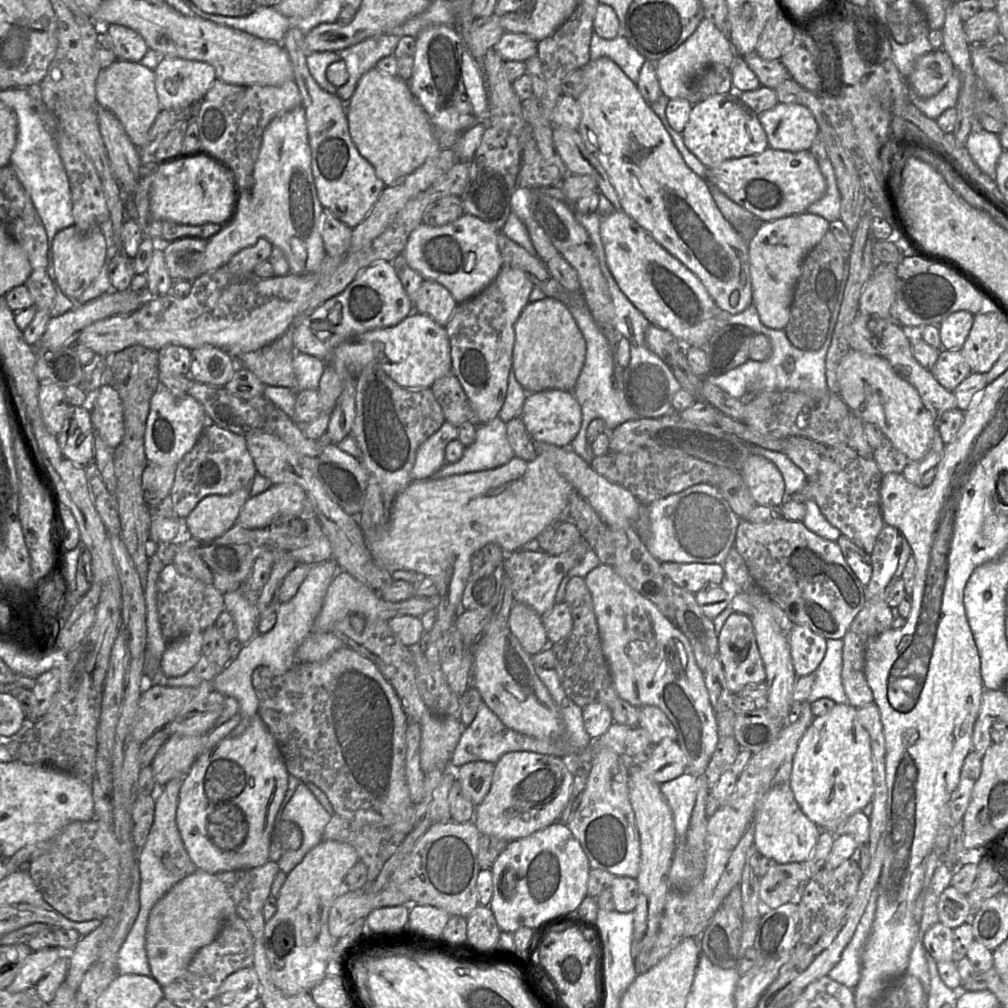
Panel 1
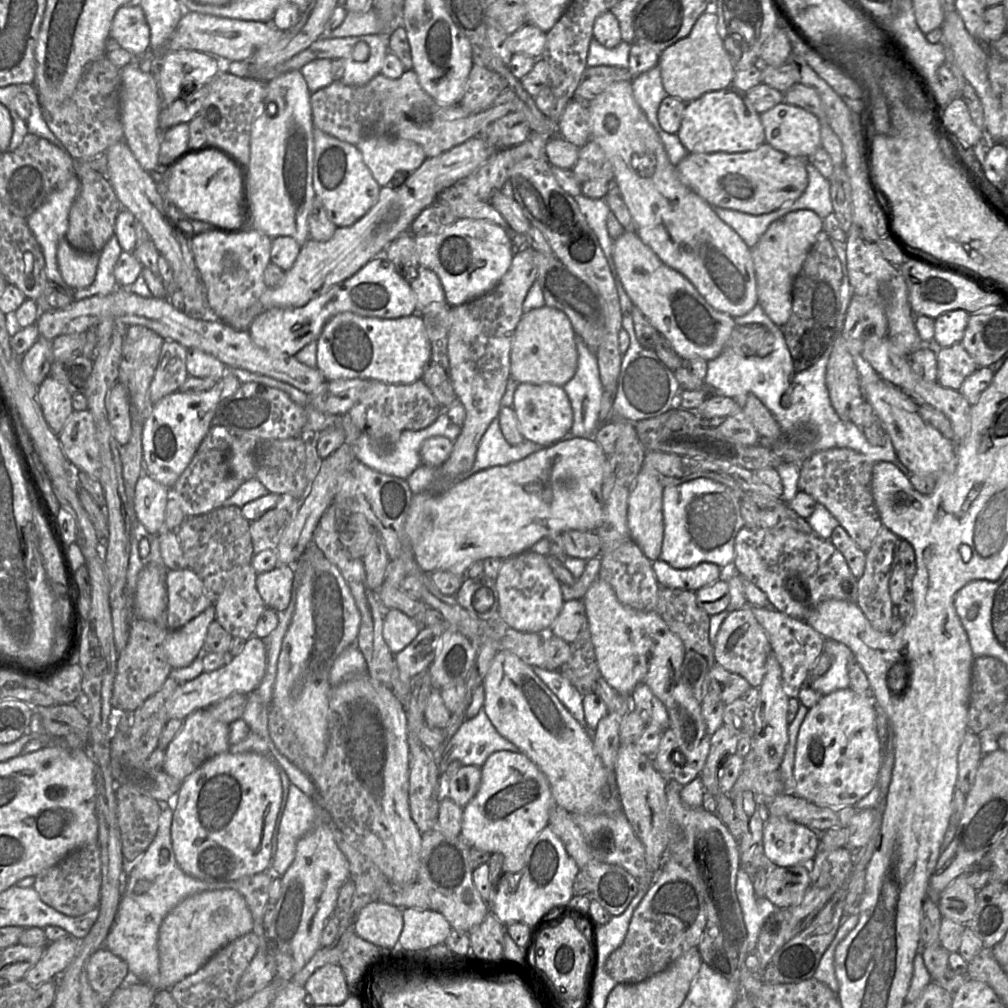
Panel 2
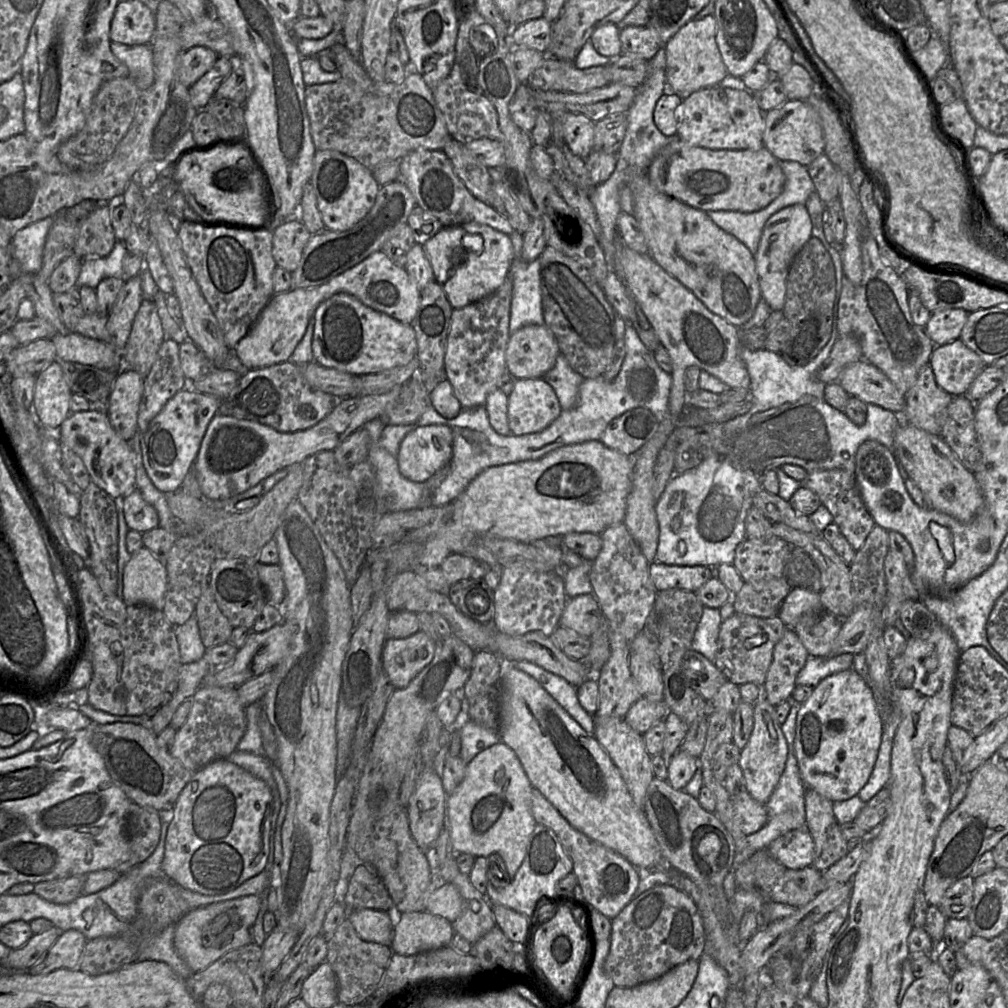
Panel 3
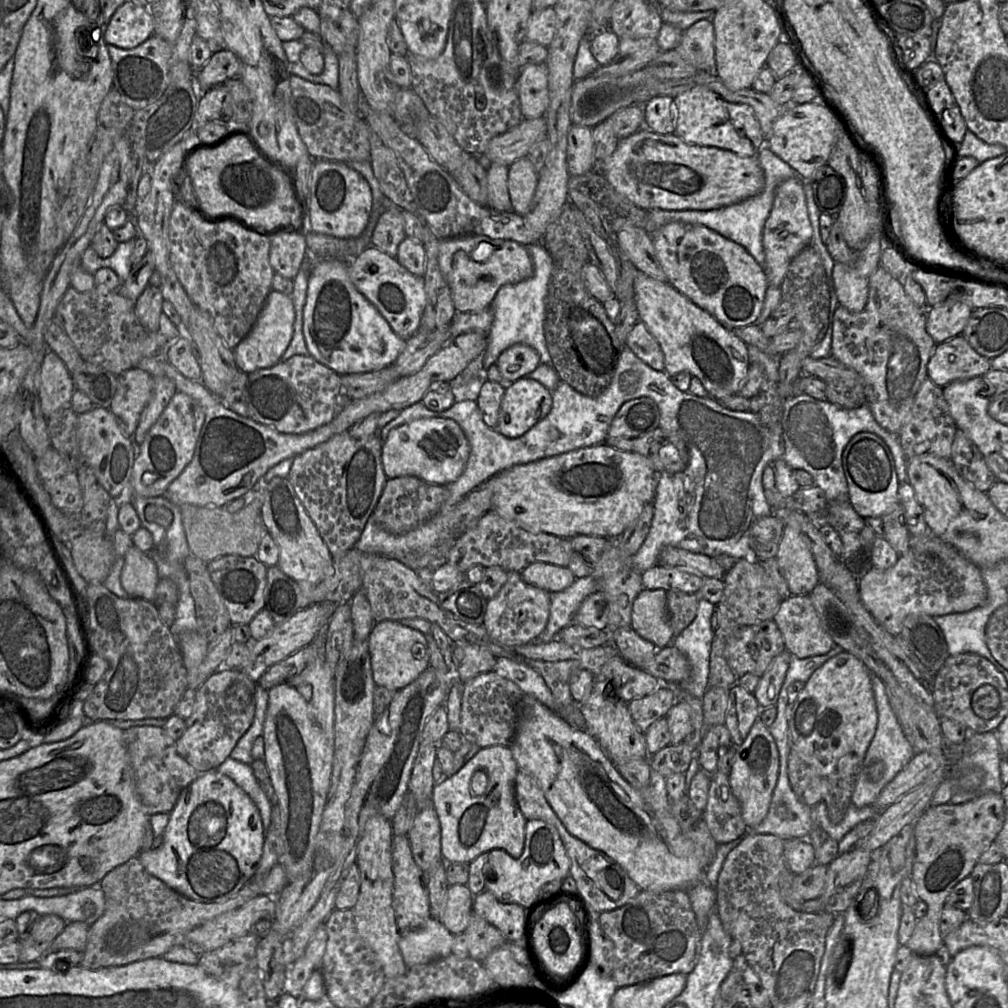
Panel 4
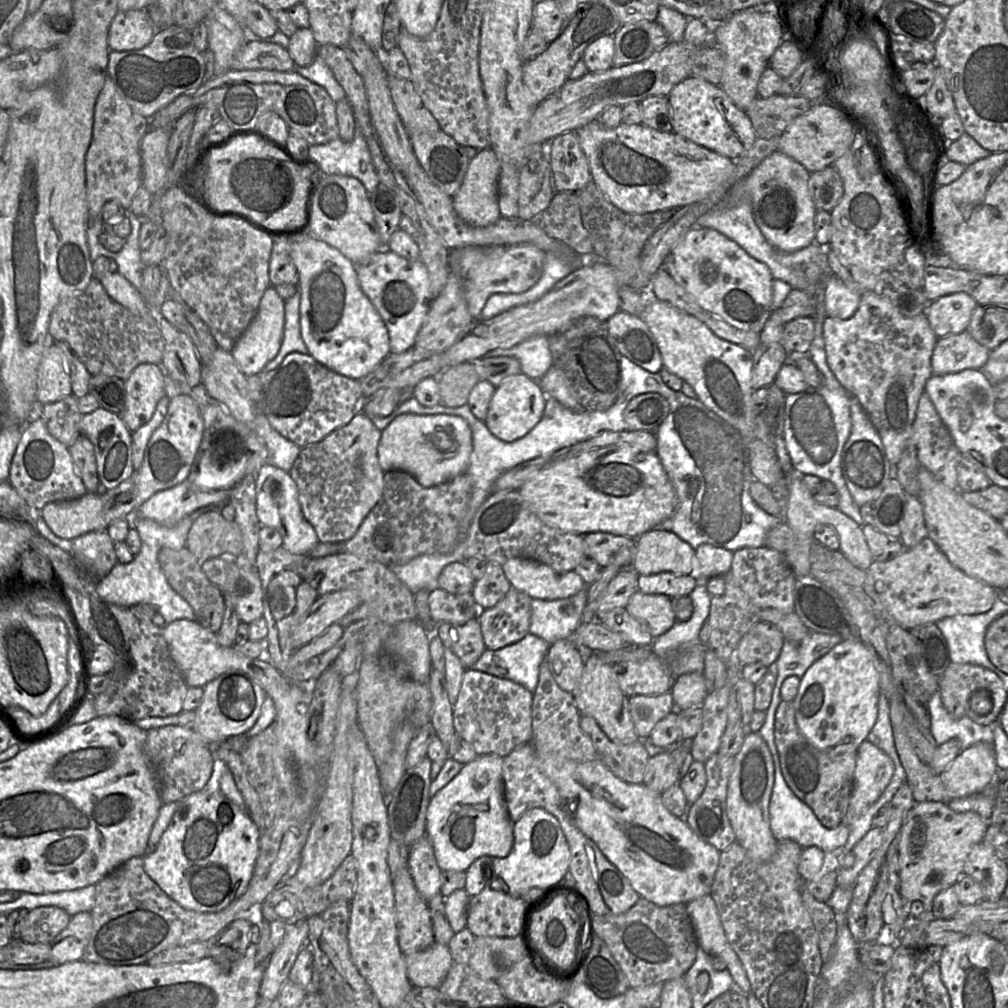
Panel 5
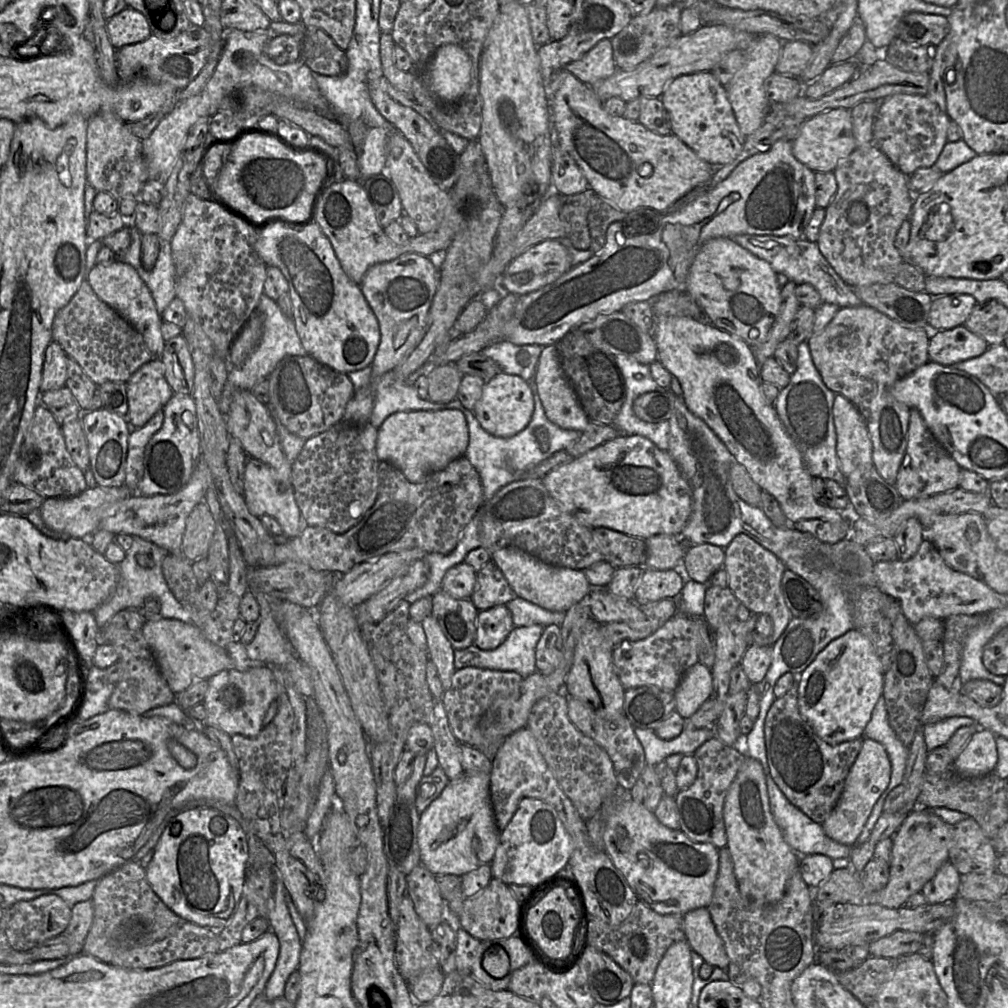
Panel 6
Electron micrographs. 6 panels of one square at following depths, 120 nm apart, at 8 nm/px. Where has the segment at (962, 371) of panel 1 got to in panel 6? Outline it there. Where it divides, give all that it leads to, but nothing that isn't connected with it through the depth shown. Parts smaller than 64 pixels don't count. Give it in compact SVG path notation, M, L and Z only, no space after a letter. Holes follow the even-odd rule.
M964 325L949 330L932 331L929 337L929 360L946 366L980 356L989 347L982 337Z

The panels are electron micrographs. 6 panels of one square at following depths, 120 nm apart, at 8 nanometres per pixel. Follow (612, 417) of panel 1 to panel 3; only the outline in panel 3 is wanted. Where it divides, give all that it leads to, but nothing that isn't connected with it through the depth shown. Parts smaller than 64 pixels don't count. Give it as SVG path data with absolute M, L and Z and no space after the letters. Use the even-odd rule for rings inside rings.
M559 354L555 365L542 378L554 390L562 410L572 408L584 378L571 369L563 355Z

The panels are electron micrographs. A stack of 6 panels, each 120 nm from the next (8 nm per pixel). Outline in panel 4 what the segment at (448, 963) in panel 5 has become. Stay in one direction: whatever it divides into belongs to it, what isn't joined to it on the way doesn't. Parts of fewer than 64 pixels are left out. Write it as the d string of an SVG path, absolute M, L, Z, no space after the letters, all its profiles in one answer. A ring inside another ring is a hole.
M430 917L421 928L401 933L398 945L405 965L411 967L450 955L453 942L454 935Z

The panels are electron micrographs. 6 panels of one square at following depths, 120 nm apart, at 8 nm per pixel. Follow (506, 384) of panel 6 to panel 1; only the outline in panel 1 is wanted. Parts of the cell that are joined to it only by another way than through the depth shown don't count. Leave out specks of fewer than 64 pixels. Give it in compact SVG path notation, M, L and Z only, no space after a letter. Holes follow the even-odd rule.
M545 390L527 393L520 418L534 442L569 446L581 425L581 407L570 391Z

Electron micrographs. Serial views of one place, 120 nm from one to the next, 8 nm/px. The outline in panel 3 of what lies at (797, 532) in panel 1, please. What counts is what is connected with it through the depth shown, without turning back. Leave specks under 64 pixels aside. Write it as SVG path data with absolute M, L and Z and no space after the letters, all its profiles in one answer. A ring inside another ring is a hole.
M772 537L767 540L745 538L736 547L733 566L744 582L785 577L792 588L809 588L818 593L820 591L820 572L810 555L779 537Z

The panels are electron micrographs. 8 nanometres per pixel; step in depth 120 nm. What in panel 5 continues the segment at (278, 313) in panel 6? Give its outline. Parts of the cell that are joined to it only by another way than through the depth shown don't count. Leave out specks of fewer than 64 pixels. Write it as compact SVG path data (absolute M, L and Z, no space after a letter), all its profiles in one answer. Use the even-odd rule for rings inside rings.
M297 288L295 294L285 300L285 323L282 343L279 352L265 365L262 373L267 373L277 368L289 353L308 354L308 349L300 332L300 299L301 295Z

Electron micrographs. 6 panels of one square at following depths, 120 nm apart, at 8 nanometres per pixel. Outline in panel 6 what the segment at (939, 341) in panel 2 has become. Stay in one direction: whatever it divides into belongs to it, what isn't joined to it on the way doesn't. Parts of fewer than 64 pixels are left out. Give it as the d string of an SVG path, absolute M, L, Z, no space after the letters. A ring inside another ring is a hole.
M967 294L931 296L932 304L928 316L928 335L932 331L949 330L962 326L970 316L977 301Z

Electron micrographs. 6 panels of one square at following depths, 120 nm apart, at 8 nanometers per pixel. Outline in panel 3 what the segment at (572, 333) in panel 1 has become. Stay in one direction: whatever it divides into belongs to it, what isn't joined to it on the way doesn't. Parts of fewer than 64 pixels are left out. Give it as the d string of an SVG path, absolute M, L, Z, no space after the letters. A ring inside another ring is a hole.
M527 325L510 335L506 370L515 379L543 378L560 354L553 333L543 325Z

